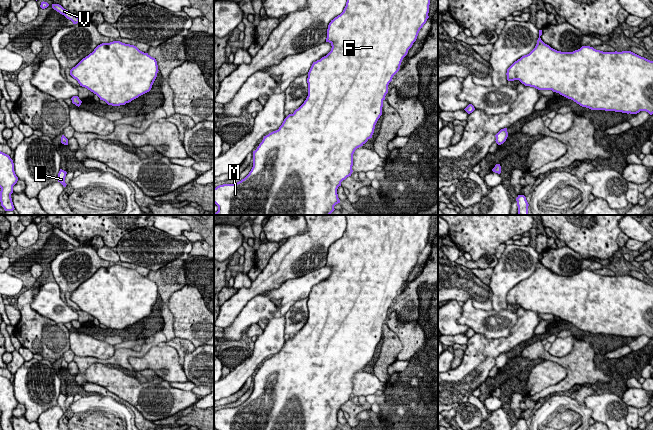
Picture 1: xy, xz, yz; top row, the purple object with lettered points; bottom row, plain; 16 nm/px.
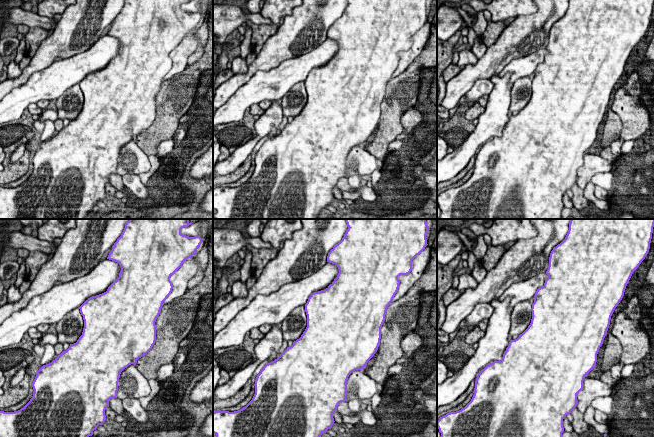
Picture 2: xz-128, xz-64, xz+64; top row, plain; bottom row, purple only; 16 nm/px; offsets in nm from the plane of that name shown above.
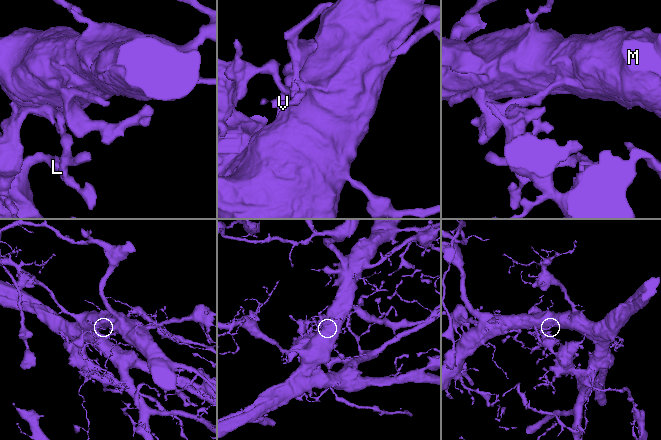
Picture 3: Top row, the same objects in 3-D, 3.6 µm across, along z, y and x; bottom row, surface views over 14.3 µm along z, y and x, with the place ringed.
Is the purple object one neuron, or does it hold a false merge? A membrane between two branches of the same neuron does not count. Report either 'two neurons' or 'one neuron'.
one neuron

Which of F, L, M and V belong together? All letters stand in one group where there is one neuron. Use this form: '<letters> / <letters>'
F L M V

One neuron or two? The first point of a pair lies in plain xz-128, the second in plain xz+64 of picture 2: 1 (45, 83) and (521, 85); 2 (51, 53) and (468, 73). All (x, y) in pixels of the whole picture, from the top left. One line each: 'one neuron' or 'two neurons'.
1: two neurons
2: one neuron

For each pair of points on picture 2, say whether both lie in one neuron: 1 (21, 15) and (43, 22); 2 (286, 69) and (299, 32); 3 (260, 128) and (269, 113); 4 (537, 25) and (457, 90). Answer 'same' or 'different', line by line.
1: same
2: different
3: same
4: same

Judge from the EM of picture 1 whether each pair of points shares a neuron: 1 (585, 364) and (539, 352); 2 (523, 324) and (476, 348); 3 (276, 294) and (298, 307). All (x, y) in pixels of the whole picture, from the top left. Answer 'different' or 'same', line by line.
1: same
2: same
3: different

